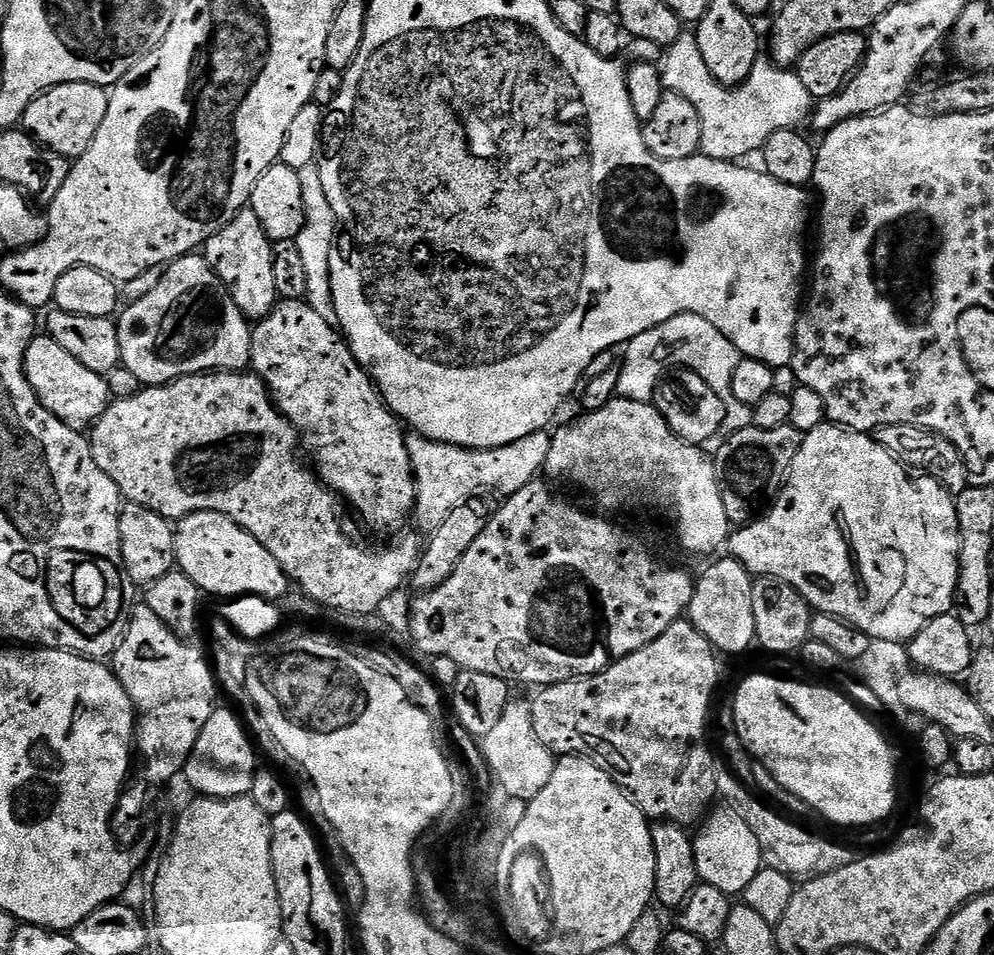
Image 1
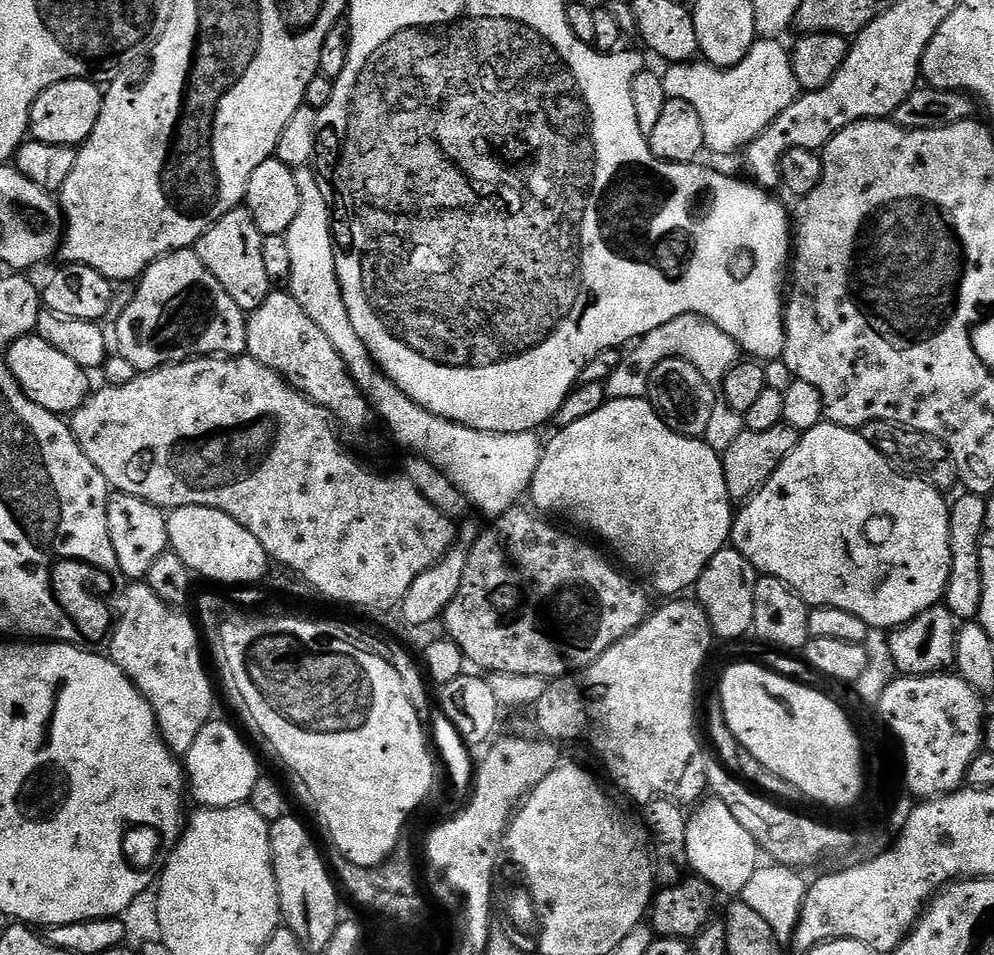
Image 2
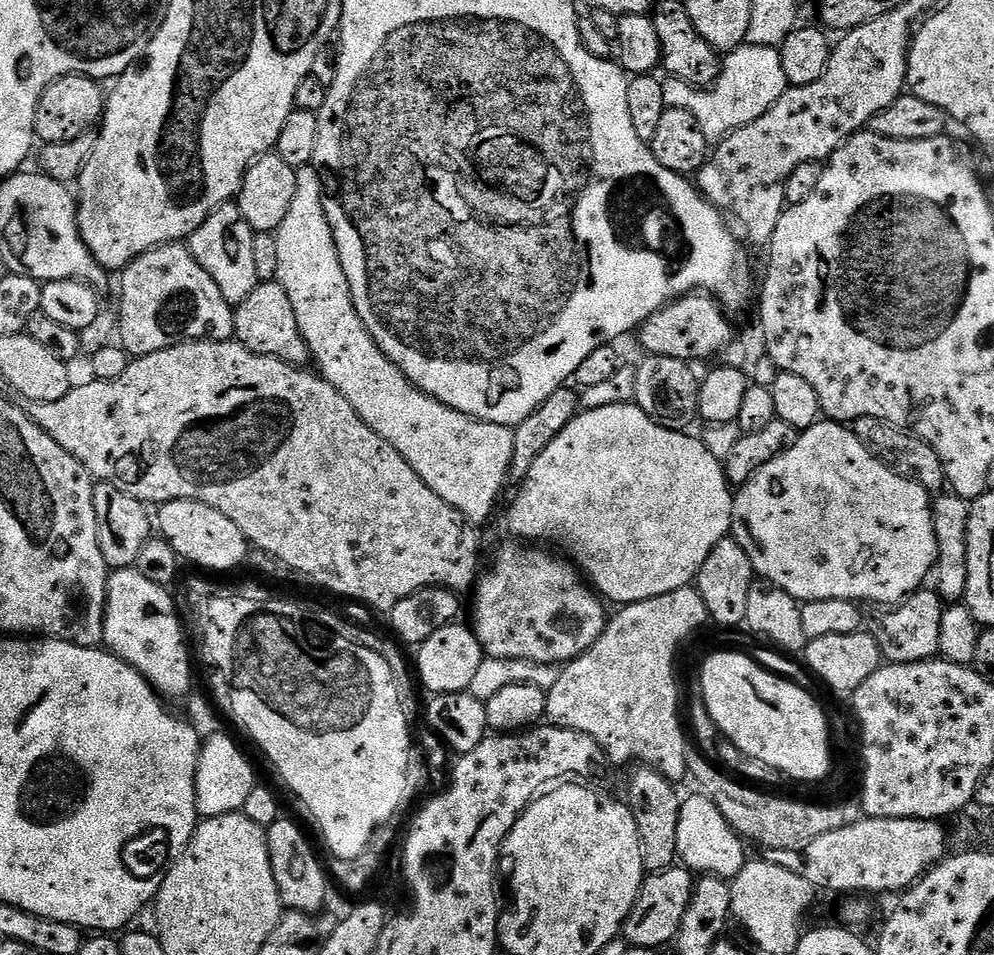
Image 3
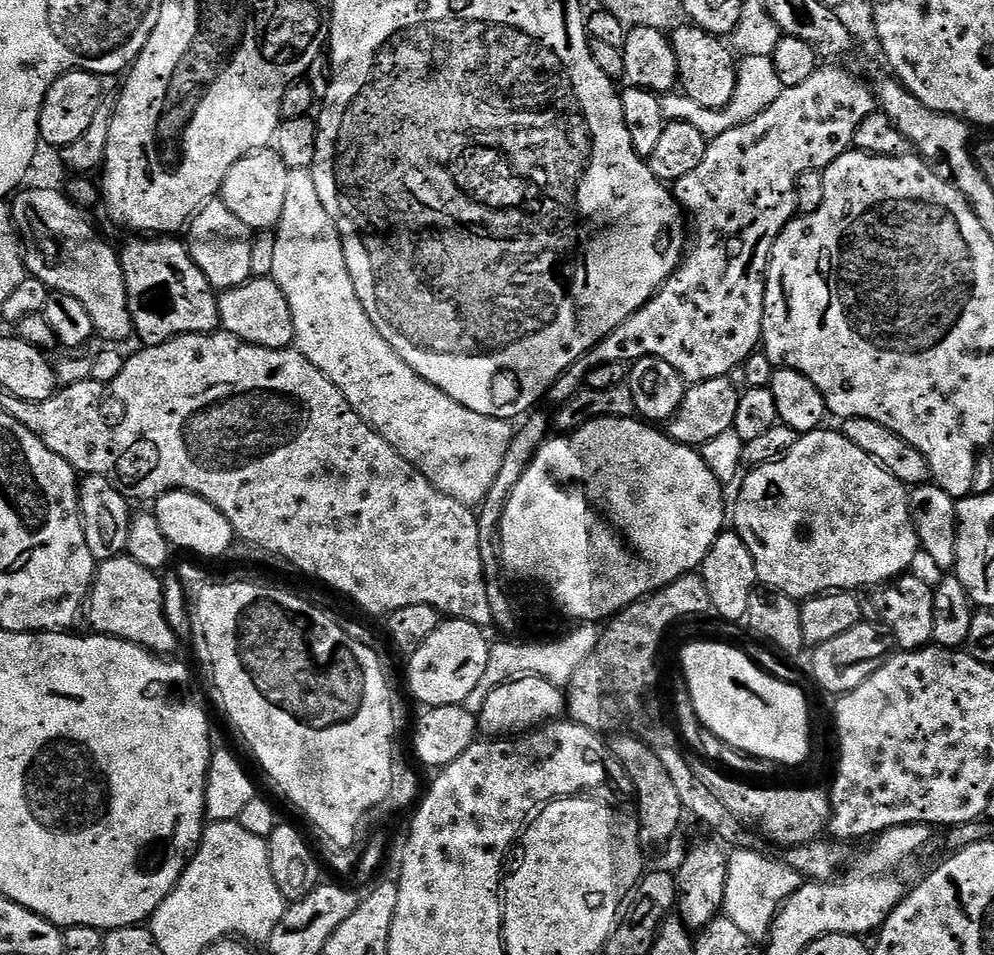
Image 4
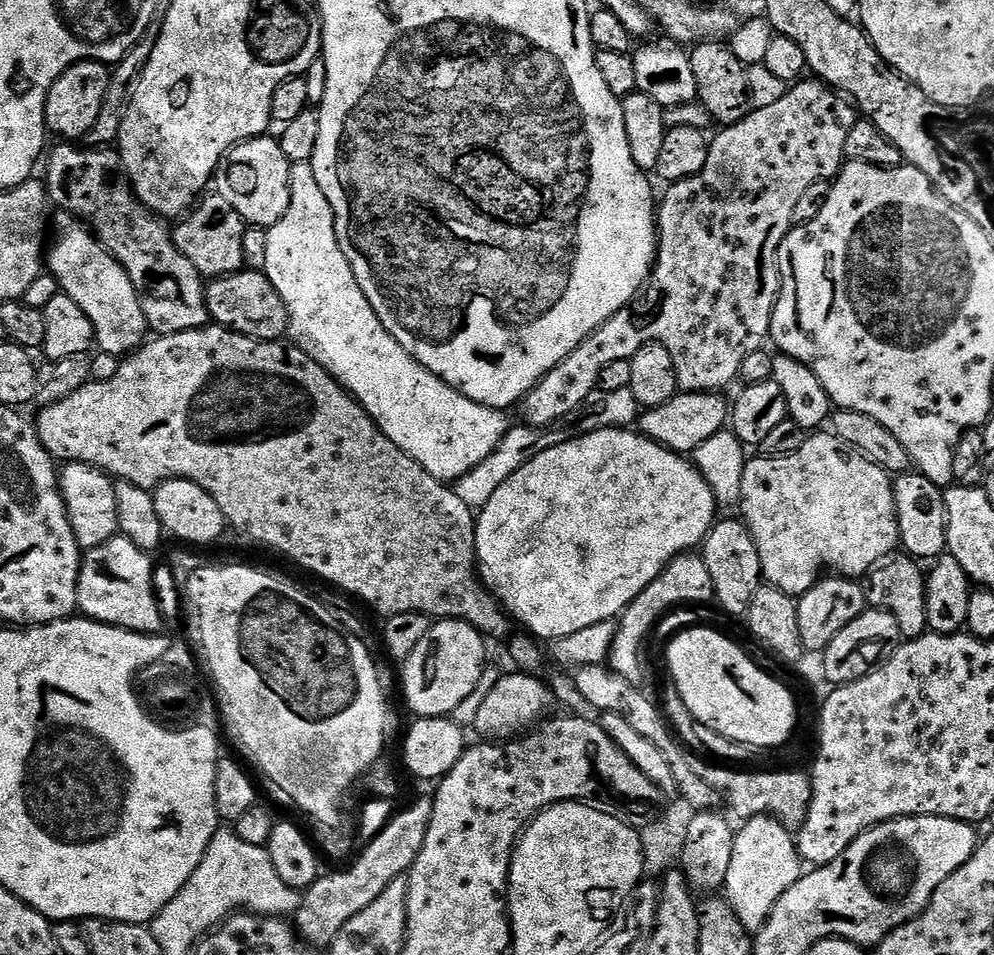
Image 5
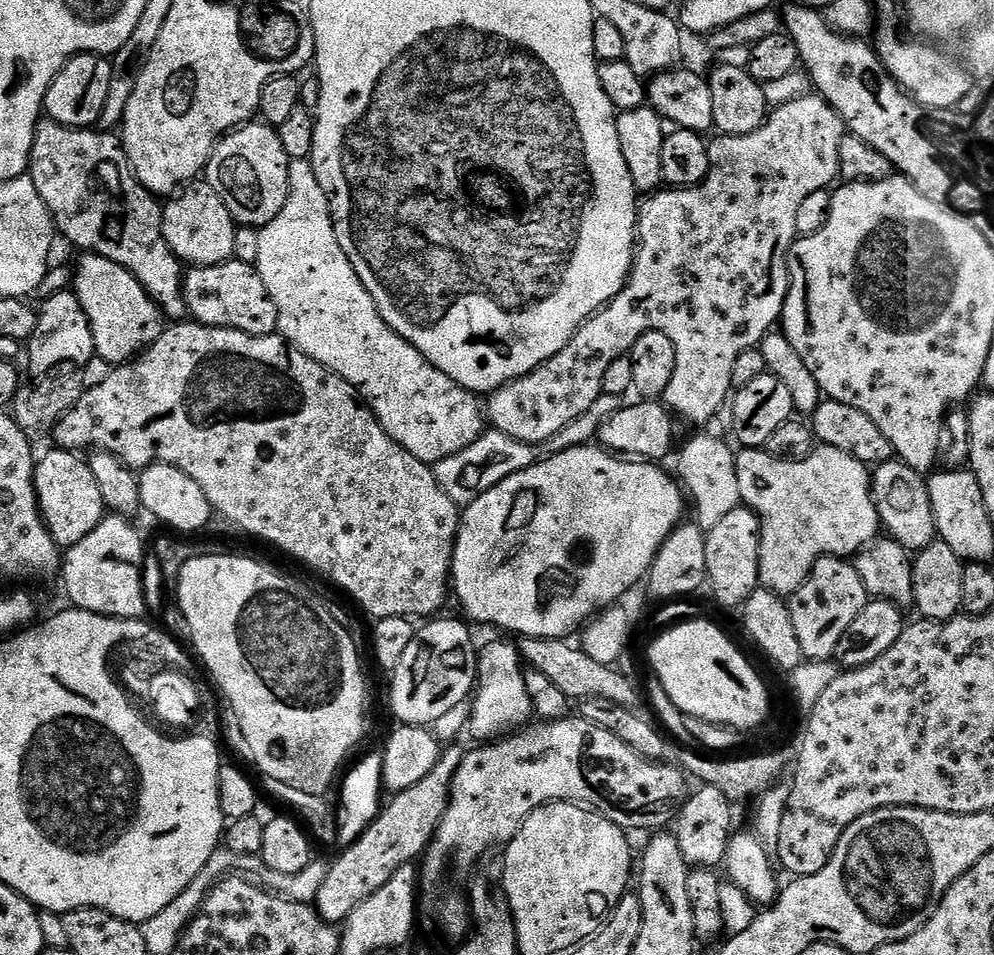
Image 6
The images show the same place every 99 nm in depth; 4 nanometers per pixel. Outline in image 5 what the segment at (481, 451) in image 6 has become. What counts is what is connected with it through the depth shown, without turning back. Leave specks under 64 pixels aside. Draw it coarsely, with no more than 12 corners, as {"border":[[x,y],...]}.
{"border":[[631,388],[591,392],[549,428],[509,427],[454,487],[474,510],[538,454],[635,425]]}

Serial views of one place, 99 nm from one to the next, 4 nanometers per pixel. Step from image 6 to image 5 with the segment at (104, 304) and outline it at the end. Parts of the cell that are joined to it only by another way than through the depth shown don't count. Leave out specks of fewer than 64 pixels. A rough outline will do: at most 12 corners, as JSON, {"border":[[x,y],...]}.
{"border":[[57,217],[47,271],[117,358],[149,331],[124,267]]}

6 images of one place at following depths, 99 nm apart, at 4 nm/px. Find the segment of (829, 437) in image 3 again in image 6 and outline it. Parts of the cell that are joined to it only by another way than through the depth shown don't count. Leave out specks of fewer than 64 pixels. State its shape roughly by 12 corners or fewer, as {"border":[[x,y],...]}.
{"border":[[736,452],[760,583],[785,598],[822,556],[881,535],[869,465]]}

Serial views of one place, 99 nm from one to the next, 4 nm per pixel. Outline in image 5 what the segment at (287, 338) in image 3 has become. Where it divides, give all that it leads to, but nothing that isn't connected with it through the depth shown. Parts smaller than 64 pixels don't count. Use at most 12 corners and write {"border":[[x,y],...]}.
{"border":[[263,272],[217,276],[209,317],[255,340],[284,340],[288,311]]}

